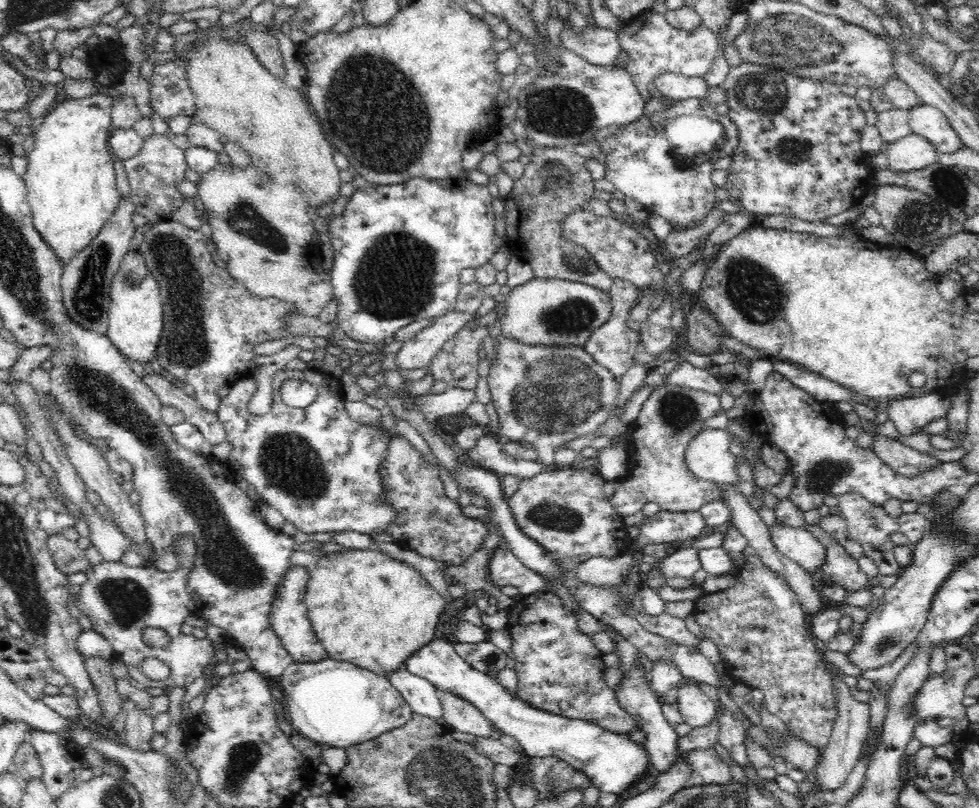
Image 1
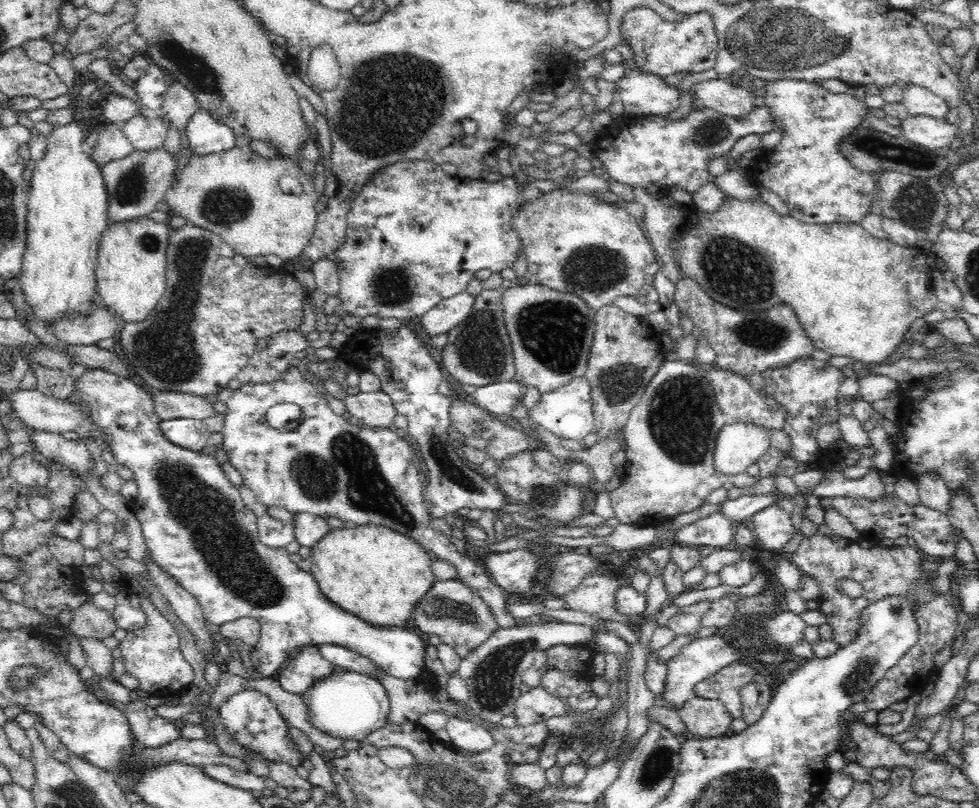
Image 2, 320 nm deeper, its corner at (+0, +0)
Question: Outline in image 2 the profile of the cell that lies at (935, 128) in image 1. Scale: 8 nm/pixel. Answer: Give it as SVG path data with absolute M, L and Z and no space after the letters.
M907 84L903 88L902 103L912 116L926 115L938 120L945 120L949 110L943 98L922 86L913 84Z

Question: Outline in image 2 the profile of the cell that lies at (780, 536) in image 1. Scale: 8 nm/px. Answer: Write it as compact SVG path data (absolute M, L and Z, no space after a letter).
M777 504L760 510L749 519L749 522L757 542L775 554L782 552L782 548L794 534L791 514L782 510Z

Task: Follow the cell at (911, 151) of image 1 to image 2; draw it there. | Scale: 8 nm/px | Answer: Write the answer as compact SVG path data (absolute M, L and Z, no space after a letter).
M920 115L905 118L901 122L902 135L910 142L924 146L927 149L939 150L950 146L956 134L954 123L938 120L934 117Z

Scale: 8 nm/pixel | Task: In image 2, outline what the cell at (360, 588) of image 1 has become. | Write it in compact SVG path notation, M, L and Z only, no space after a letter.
M356 525L347 528L331 528L311 546L311 574L317 580L320 592L341 609L362 620L380 627L402 627L411 618L420 598L430 590L436 580L431 564L433 557L418 541L388 526Z

